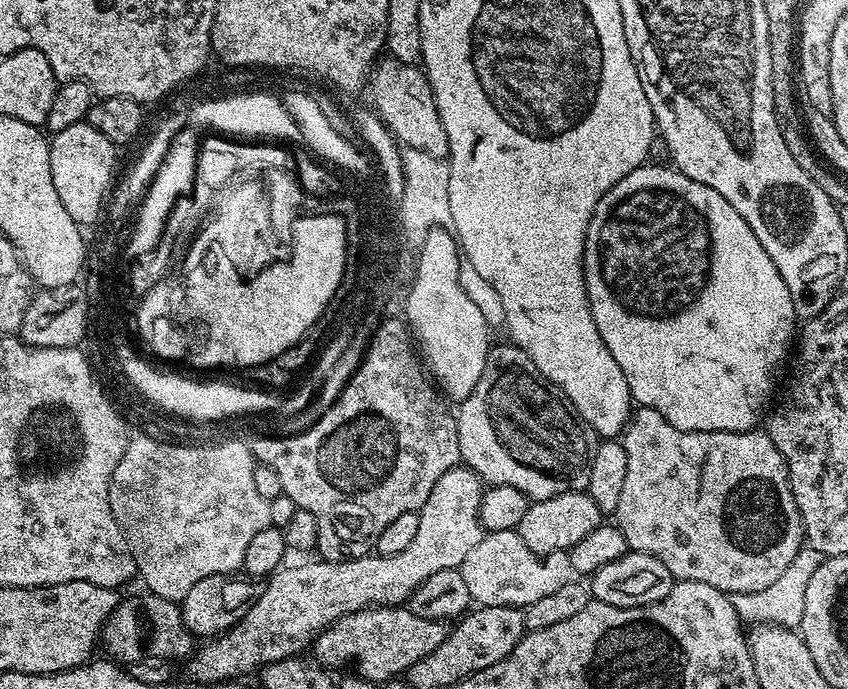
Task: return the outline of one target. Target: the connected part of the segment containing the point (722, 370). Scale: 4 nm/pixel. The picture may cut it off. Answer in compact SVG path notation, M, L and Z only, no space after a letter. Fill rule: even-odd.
M645 162L626 174L626 178L617 182L600 199L590 218L584 239L584 281L598 334L602 334L606 350L614 354L614 362L622 366L622 374L626 374L632 399L637 405L658 410L666 422L687 432L750 432L759 425L756 423L760 415L761 420L765 415L769 407L768 399L772 396L772 375L779 370L784 359L789 359L798 317L790 290L786 290L782 274L778 274L778 266L770 262L770 254L762 250L762 242L758 242L754 230L746 226L746 218L742 218L742 214L738 214L738 210L734 210L734 206L730 206L730 202L726 202L718 190L710 190L710 186L694 182L694 178L686 178L686 174L679 172L676 167L663 164Z

